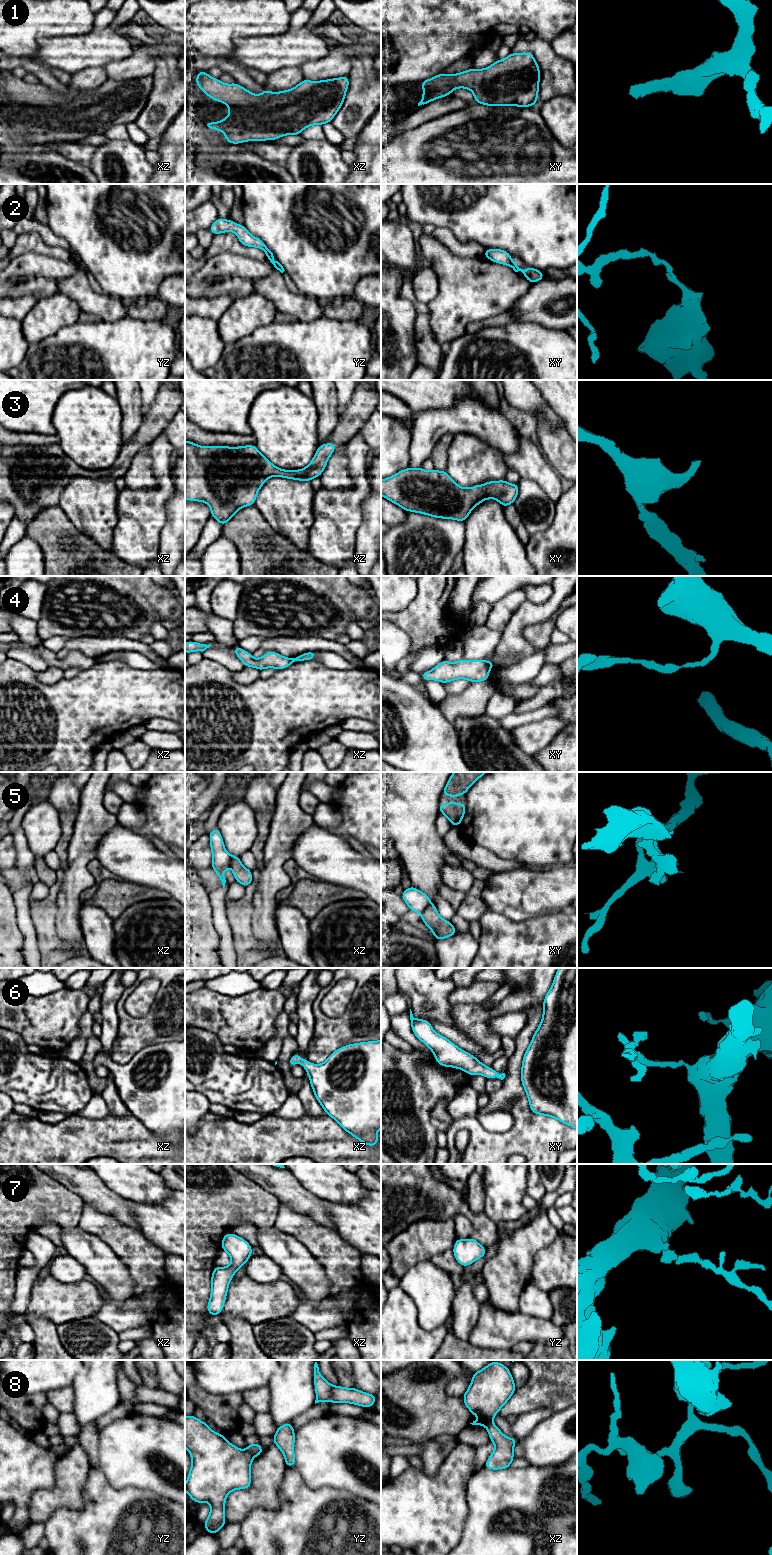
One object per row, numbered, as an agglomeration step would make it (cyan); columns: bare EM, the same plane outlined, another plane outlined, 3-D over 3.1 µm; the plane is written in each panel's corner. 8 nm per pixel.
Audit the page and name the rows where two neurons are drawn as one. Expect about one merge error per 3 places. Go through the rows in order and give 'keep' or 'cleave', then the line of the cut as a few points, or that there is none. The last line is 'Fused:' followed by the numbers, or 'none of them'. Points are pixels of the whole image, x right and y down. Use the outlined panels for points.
1: keep | no cut
2: cleave | xy (511, 261), (508, 265)
3: keep | no cut
4: cleave | xz (292, 658), (293, 661)
5: cleave | xz (231, 856), (229, 866)
6: keep | no cut
7: keep | no cut
8: cleave | yz (247, 1448), (254, 1455)
Fused: 2, 4, 5, 8

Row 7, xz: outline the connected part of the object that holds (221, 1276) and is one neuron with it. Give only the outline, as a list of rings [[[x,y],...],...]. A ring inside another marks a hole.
[[[227,1233],[223,1236],[221,1249],[231,1256],[231,1264],[227,1267],[215,1266],[212,1272],[211,1294],[207,1304],[207,1312],[214,1316],[222,1313],[229,1283],[235,1272],[244,1266],[252,1256],[252,1246],[233,1233]]]

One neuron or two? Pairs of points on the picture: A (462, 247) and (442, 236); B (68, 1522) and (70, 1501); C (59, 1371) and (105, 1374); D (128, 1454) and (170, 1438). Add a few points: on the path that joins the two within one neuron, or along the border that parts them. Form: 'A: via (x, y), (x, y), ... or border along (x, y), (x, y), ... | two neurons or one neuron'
A: via (457, 246), (447, 238) | one neuron
B: border along (83, 1490), (81, 1509), (57, 1508), (47, 1518) | two neurons
C: border along (81, 1370), (70, 1385) | two neurons
D: via (138, 1451), (160, 1447) | one neuron

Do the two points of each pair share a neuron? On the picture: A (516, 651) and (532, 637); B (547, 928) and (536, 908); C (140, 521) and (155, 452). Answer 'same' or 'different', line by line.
A: different
B: different
C: same

